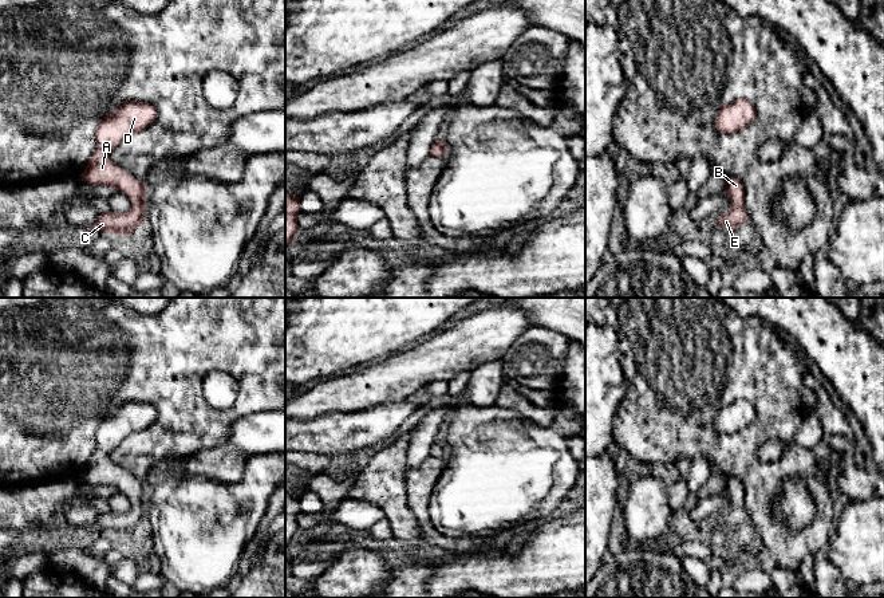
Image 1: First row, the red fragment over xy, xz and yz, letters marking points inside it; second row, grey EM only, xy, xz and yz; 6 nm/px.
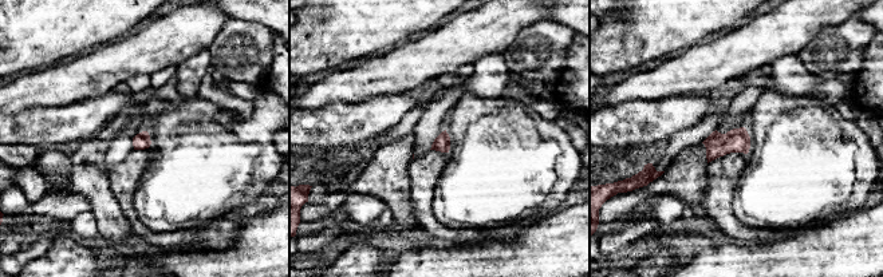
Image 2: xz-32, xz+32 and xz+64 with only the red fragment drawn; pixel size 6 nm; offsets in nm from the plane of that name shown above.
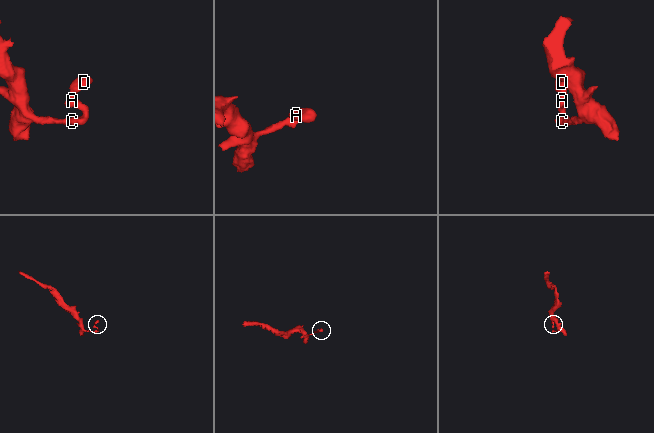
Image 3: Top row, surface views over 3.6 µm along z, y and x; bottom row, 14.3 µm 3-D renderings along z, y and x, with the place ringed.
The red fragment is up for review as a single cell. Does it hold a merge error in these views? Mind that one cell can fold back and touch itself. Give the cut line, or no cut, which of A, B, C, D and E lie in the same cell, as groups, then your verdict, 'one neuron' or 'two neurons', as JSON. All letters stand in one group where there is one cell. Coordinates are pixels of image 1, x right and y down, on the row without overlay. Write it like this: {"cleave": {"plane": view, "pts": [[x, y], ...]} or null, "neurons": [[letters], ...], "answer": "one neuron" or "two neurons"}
{"cleave": null, "neurons": [["A", "B", "C", "D", "E"]], "answer": "one neuron"}

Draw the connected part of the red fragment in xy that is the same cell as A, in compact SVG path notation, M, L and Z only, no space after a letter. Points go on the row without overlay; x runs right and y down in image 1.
M129 401L104 416L98 425L94 434L96 449L80 477L90 485L107 485L123 492L131 500L131 508L123 514L100 514L88 532L129 536L145 524L147 487L114 464L110 455L134 434L141 434L157 417L158 412L153 405Z

